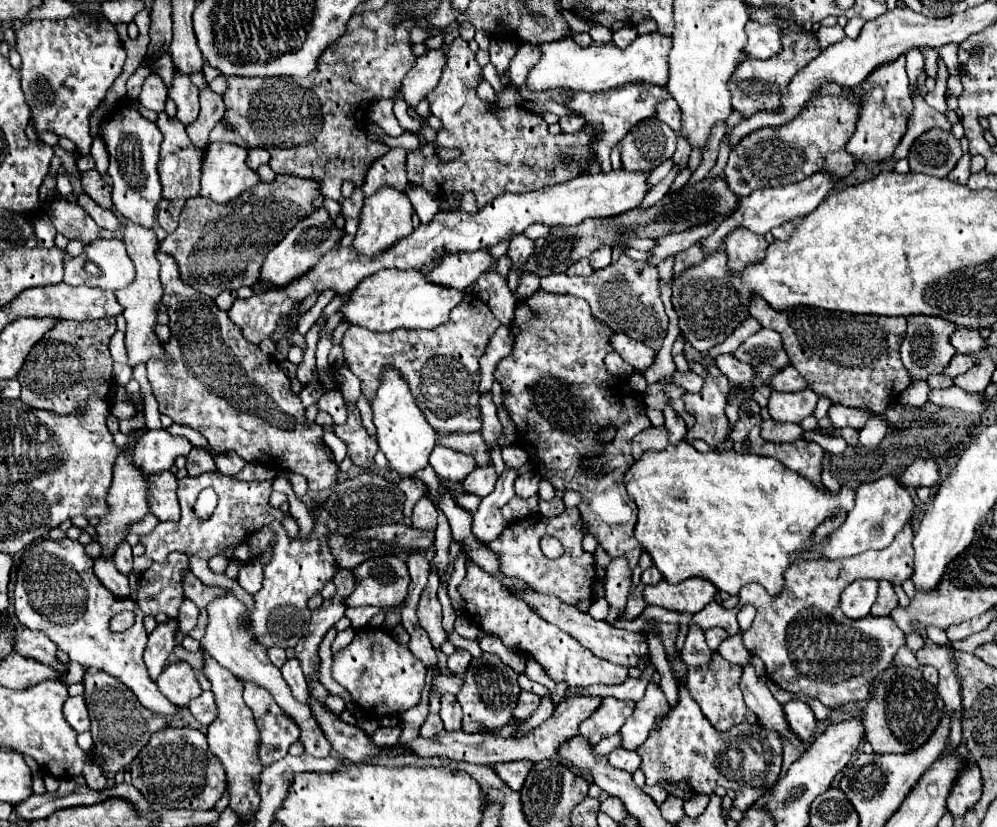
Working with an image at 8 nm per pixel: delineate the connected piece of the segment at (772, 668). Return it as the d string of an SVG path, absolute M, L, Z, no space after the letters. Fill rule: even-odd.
M907 523L901 533L897 533L897 539L881 551L865 551L865 555L855 555L853 559L817 559L817 561L795 561L787 573L785 573L785 587L779 595L771 597L767 591L757 585L749 583L741 587L739 591L739 603L735 609L725 609L717 601L711 601L703 611L693 615L691 623L697 623L701 629L709 627L723 627L729 637L743 635L743 645L751 655L757 655L763 659L767 667L767 677L781 685L787 691L811 695L817 697L825 707L837 707L845 703L859 703L869 697L869 689L873 679L883 673L891 665L891 655L895 649L905 645L905 633L893 623L891 617L871 617L865 619L849 619L839 609L839 595L847 585L859 579L885 580L891 583L902 585L905 579L913 573L913 525ZM743 605L753 605L757 609L755 621L747 631L739 629L737 613Z

